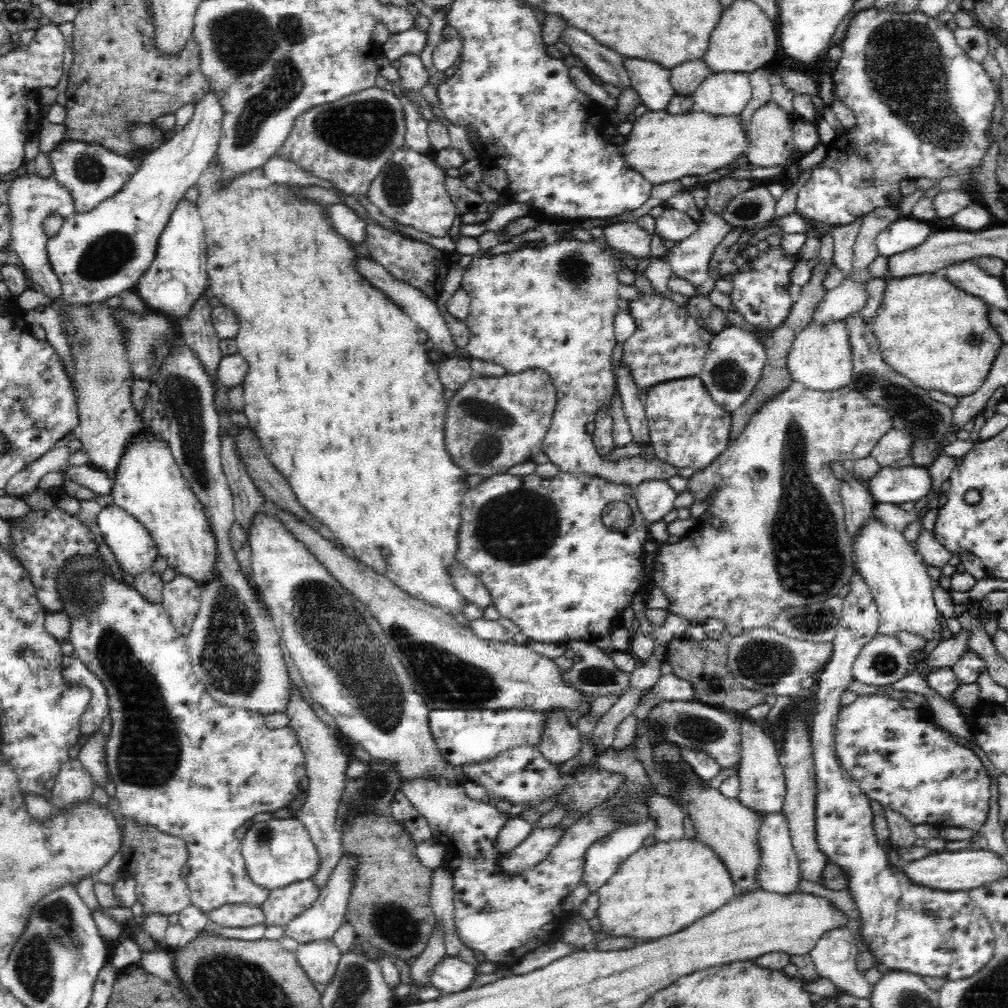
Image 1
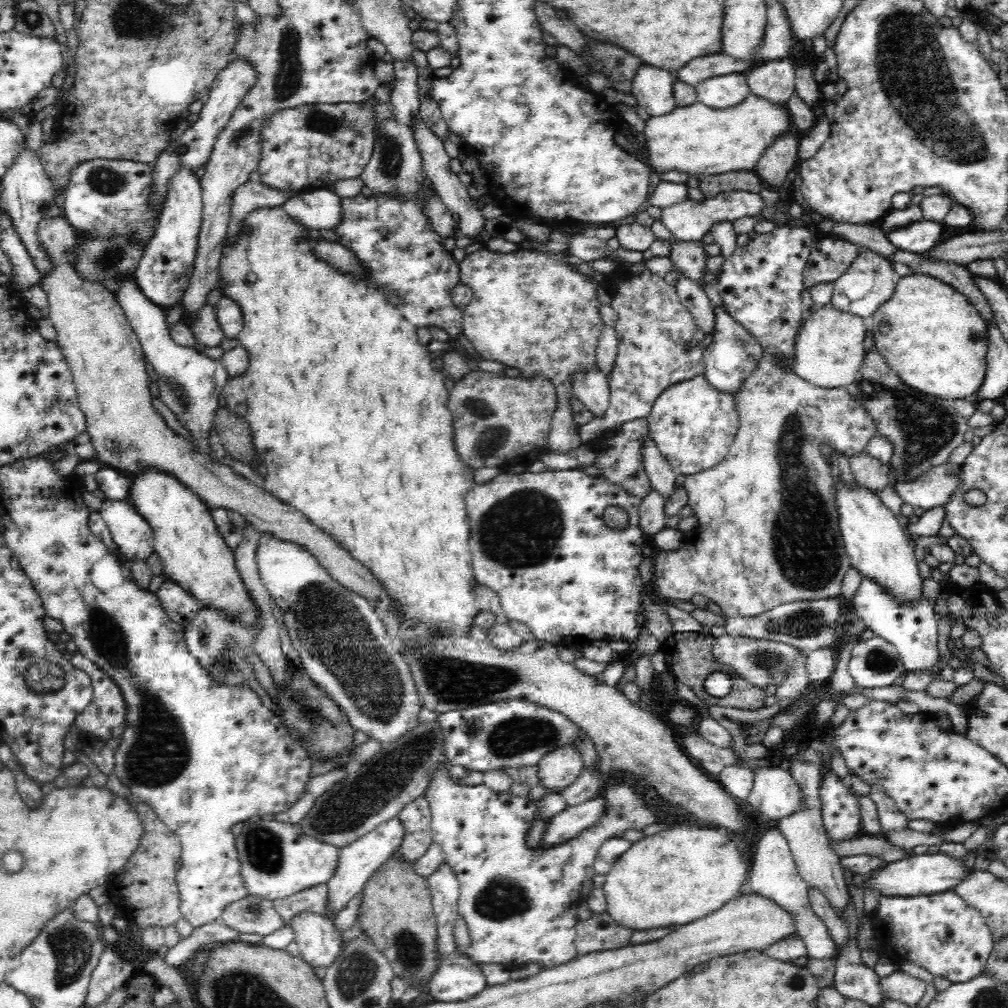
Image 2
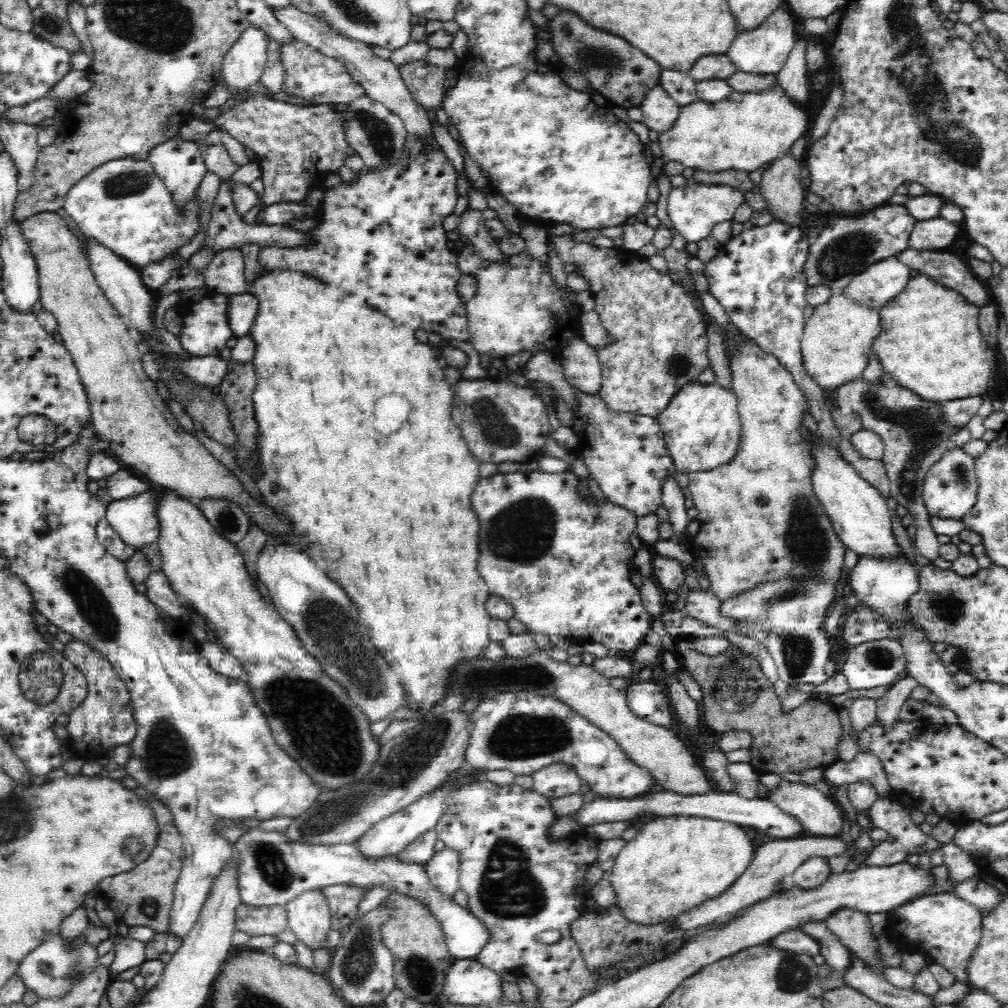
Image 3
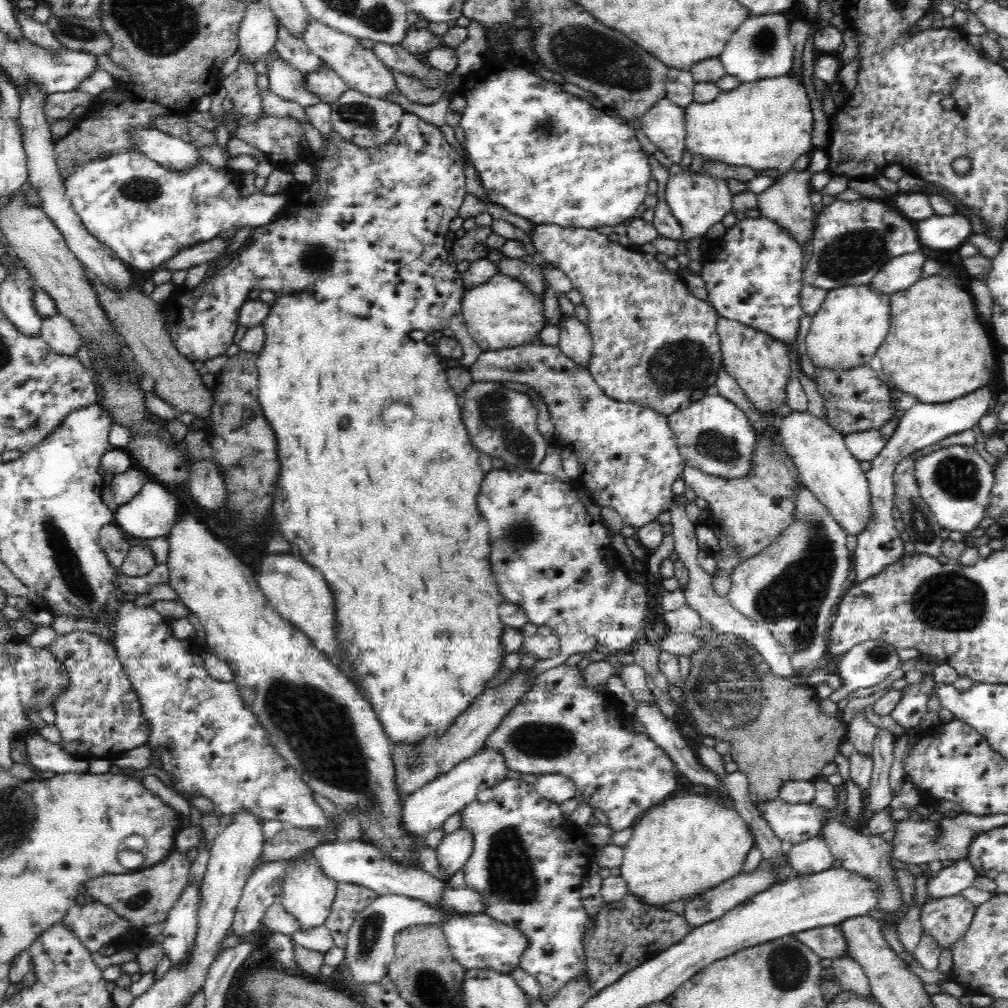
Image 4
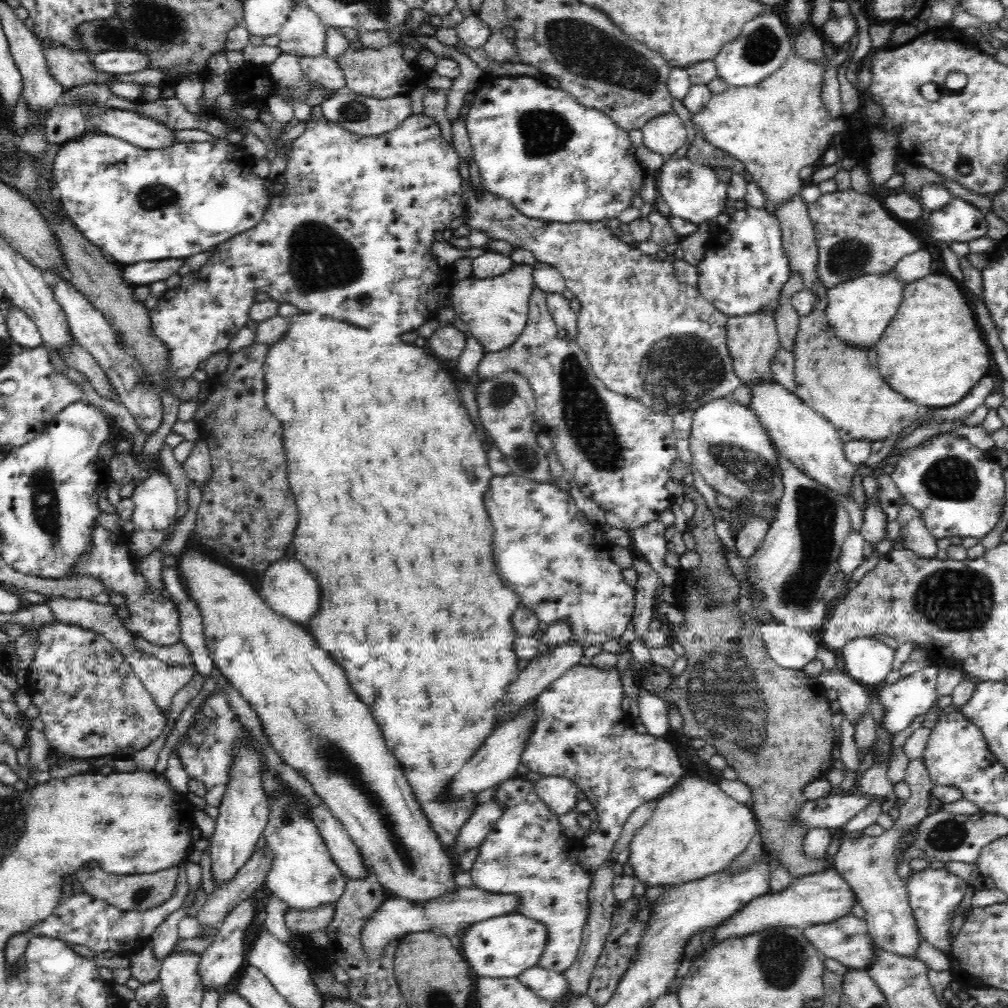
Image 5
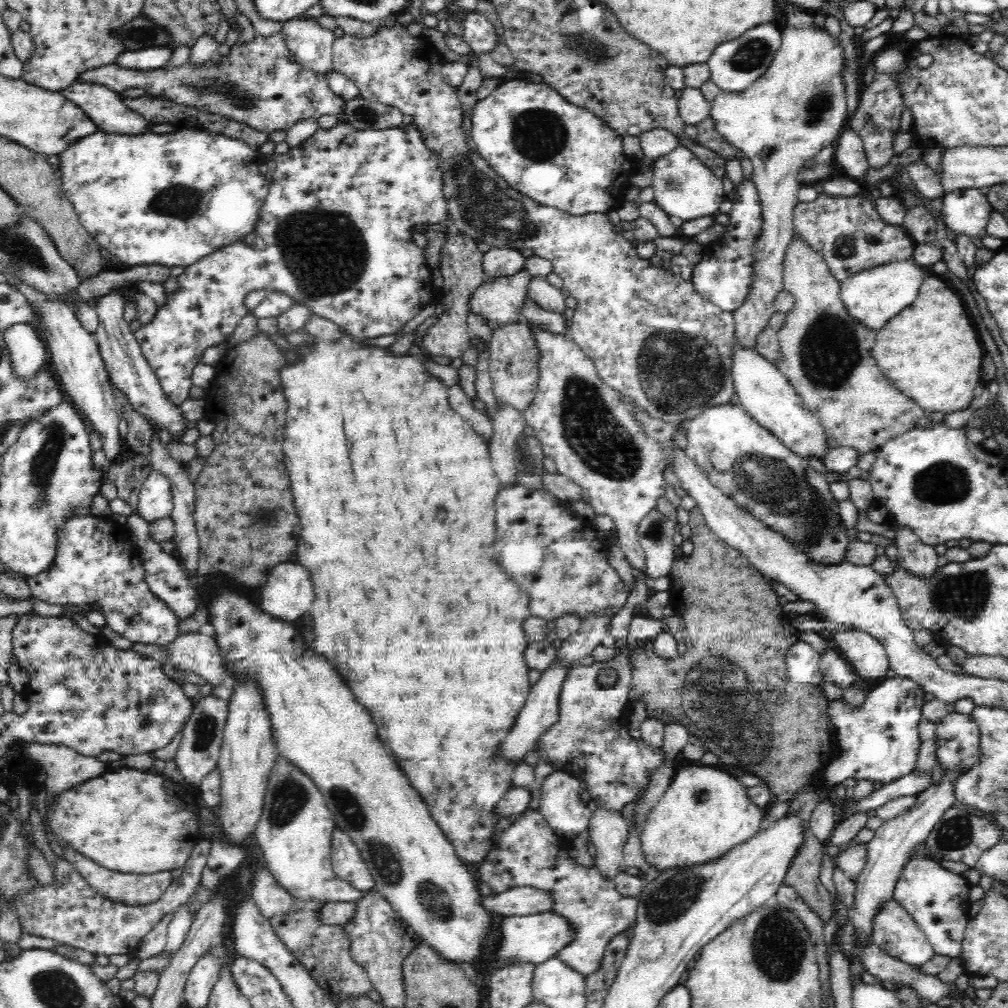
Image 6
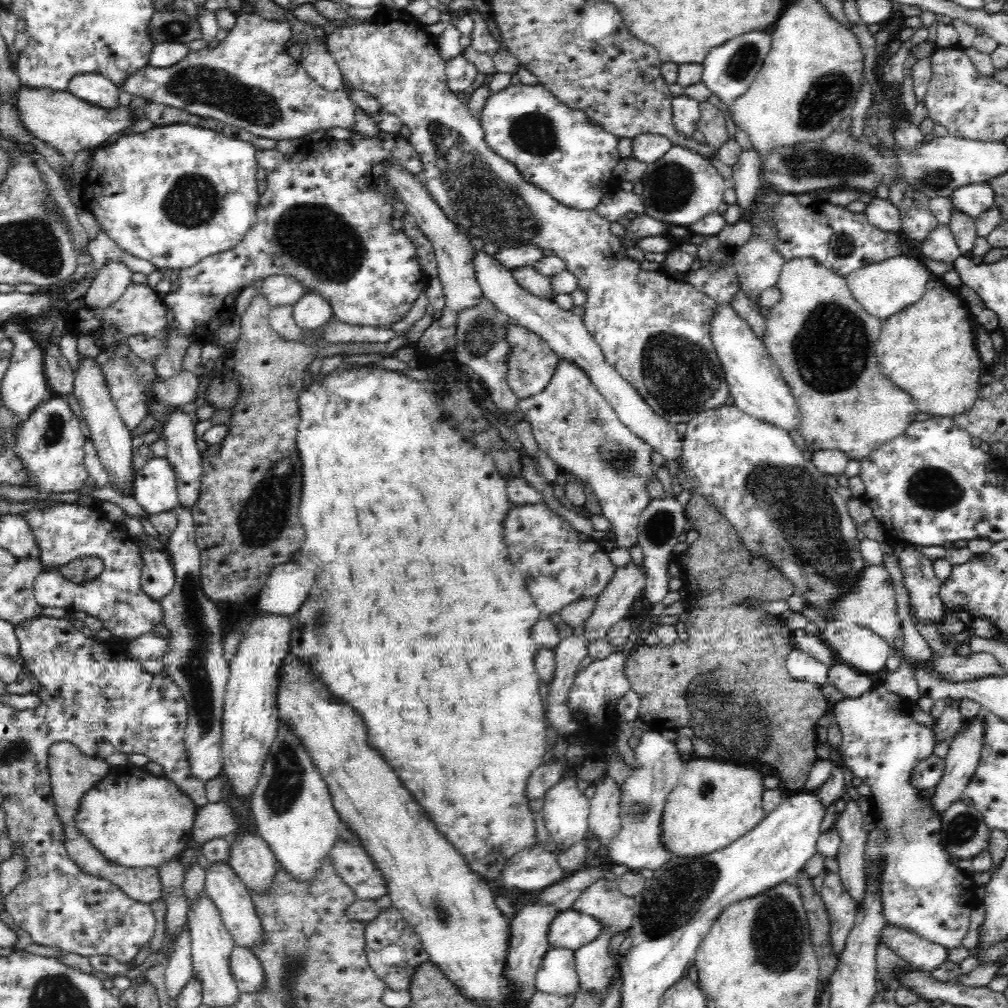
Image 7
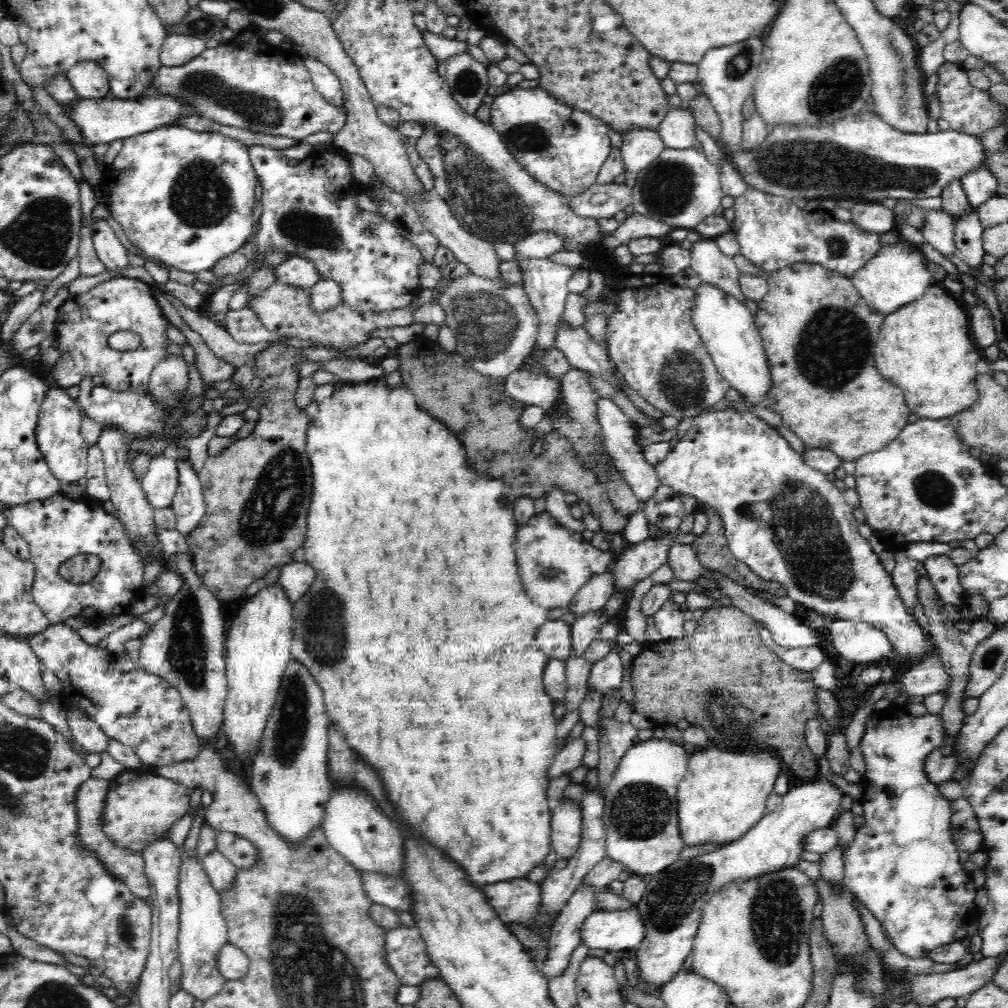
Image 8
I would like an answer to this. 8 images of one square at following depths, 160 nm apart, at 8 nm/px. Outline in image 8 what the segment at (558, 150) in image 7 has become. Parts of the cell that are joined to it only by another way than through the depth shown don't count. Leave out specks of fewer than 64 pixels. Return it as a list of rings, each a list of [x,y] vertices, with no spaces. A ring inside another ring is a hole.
[[[542,87],[514,88],[495,96],[490,103],[490,126],[500,135],[508,150],[534,180],[545,184],[564,197],[576,196],[578,193],[588,190],[596,180],[602,165],[609,152],[613,149],[610,145],[608,132],[610,129],[598,118],[592,117],[586,112],[581,112],[569,107],[567,103],[546,92]]]

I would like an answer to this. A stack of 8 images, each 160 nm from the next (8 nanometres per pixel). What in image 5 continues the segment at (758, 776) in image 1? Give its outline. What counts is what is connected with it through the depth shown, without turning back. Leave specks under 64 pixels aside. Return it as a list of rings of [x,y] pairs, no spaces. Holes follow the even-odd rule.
[[[916,759],[908,763],[904,779],[910,786],[911,796],[900,807],[900,816],[894,821],[890,830],[885,830],[881,836],[862,835],[859,838],[846,838],[842,836],[838,852],[831,866],[851,886],[858,902],[866,911],[865,921],[869,935],[880,949],[899,956],[916,956],[919,948],[919,929],[917,921],[909,903],[909,896],[905,890],[905,882],[897,874],[898,863],[901,862],[898,852],[900,839],[915,828],[928,815],[929,807],[928,792],[932,788],[930,777],[922,759]]]

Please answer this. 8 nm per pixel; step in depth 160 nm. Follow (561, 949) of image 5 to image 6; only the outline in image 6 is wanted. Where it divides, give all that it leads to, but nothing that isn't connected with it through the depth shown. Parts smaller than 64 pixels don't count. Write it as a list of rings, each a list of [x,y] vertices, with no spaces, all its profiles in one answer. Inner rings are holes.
[[[527,807],[488,851],[484,862],[473,867],[477,878],[488,884],[495,894],[516,887],[534,887],[552,895],[550,913],[564,917],[572,926],[573,940],[555,954],[566,965],[585,977],[600,966],[602,953],[613,937],[626,931],[636,920],[639,902],[637,897],[624,897],[613,882],[609,882],[595,867],[576,864],[566,850],[567,843],[558,837],[544,819],[539,808]]]

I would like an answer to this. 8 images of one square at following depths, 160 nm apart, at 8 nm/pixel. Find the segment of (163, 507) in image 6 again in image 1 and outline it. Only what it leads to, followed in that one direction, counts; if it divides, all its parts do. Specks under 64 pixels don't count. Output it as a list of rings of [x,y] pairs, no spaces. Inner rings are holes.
[[[114,503],[104,507],[97,516],[102,542],[108,545],[118,562],[120,569],[125,574],[130,574],[136,578],[143,572],[150,571],[152,564],[159,555],[156,542],[151,537],[148,529],[138,522],[128,511],[122,510]]]

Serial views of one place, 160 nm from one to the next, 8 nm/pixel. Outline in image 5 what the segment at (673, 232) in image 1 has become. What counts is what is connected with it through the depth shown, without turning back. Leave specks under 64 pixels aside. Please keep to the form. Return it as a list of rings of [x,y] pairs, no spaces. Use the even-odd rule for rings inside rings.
[[[665,158],[659,178],[661,194],[672,215],[684,219],[696,226],[716,219],[730,205],[727,197],[727,184],[720,182],[712,167],[700,165],[690,159],[667,161]]]

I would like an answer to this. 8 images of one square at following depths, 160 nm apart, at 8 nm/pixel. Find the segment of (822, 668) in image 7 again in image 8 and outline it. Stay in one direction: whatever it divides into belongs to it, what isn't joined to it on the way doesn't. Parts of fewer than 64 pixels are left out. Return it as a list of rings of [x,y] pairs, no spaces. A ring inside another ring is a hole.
[[[760,626],[759,632],[760,642],[794,670],[810,674],[812,670],[818,668],[825,661],[826,654],[819,647],[785,649],[772,640],[770,631]]]

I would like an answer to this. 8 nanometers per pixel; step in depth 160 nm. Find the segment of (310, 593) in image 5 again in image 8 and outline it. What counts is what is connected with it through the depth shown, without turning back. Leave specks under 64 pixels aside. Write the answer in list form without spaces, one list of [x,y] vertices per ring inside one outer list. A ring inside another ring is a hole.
[[[290,561],[280,568],[276,585],[284,590],[292,606],[301,600],[314,582],[314,570],[306,562]]]

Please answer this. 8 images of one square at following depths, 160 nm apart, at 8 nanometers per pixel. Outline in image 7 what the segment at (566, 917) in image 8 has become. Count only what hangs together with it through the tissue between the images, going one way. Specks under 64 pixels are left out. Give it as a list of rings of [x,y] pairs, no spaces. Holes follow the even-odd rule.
[[[566,948],[548,950],[536,973],[535,989],[560,997],[578,994],[581,988],[574,964],[574,951]]]

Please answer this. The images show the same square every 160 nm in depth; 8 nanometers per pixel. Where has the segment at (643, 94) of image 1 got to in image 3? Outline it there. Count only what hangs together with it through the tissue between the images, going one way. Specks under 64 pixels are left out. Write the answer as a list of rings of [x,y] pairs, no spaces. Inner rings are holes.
[[[660,82],[644,94],[639,107],[644,116],[642,123],[656,132],[668,131],[675,124],[681,108],[661,87]]]

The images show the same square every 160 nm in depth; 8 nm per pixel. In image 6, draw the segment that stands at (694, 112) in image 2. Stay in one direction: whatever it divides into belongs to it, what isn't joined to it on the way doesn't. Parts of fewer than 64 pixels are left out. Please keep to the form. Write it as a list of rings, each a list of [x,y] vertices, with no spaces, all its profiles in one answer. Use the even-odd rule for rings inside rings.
[[[790,26],[781,34],[781,45],[775,57],[760,78],[756,79],[746,90],[730,93],[722,90],[710,102],[709,116],[713,119],[716,130],[730,145],[736,147],[740,156],[748,158],[753,166],[753,181],[761,204],[763,231],[755,245],[755,261],[753,265],[753,282],[745,301],[732,313],[735,323],[735,342],[743,350],[758,348],[758,338],[766,328],[770,328],[770,320],[777,311],[774,301],[776,295],[784,290],[783,260],[784,250],[790,245],[793,234],[793,208],[798,204],[798,191],[802,188],[800,172],[806,164],[812,162],[814,156],[826,148],[836,144],[837,138],[846,127],[846,98],[842,84],[842,46],[824,30],[796,30]]]

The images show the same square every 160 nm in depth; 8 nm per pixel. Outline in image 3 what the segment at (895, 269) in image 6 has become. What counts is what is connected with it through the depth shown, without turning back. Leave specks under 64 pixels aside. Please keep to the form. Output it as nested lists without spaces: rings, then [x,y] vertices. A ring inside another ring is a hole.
[[[832,292],[828,302],[817,306],[805,322],[801,339],[803,366],[822,390],[837,390],[862,376],[873,341],[879,336],[879,310],[860,305],[844,293]]]

